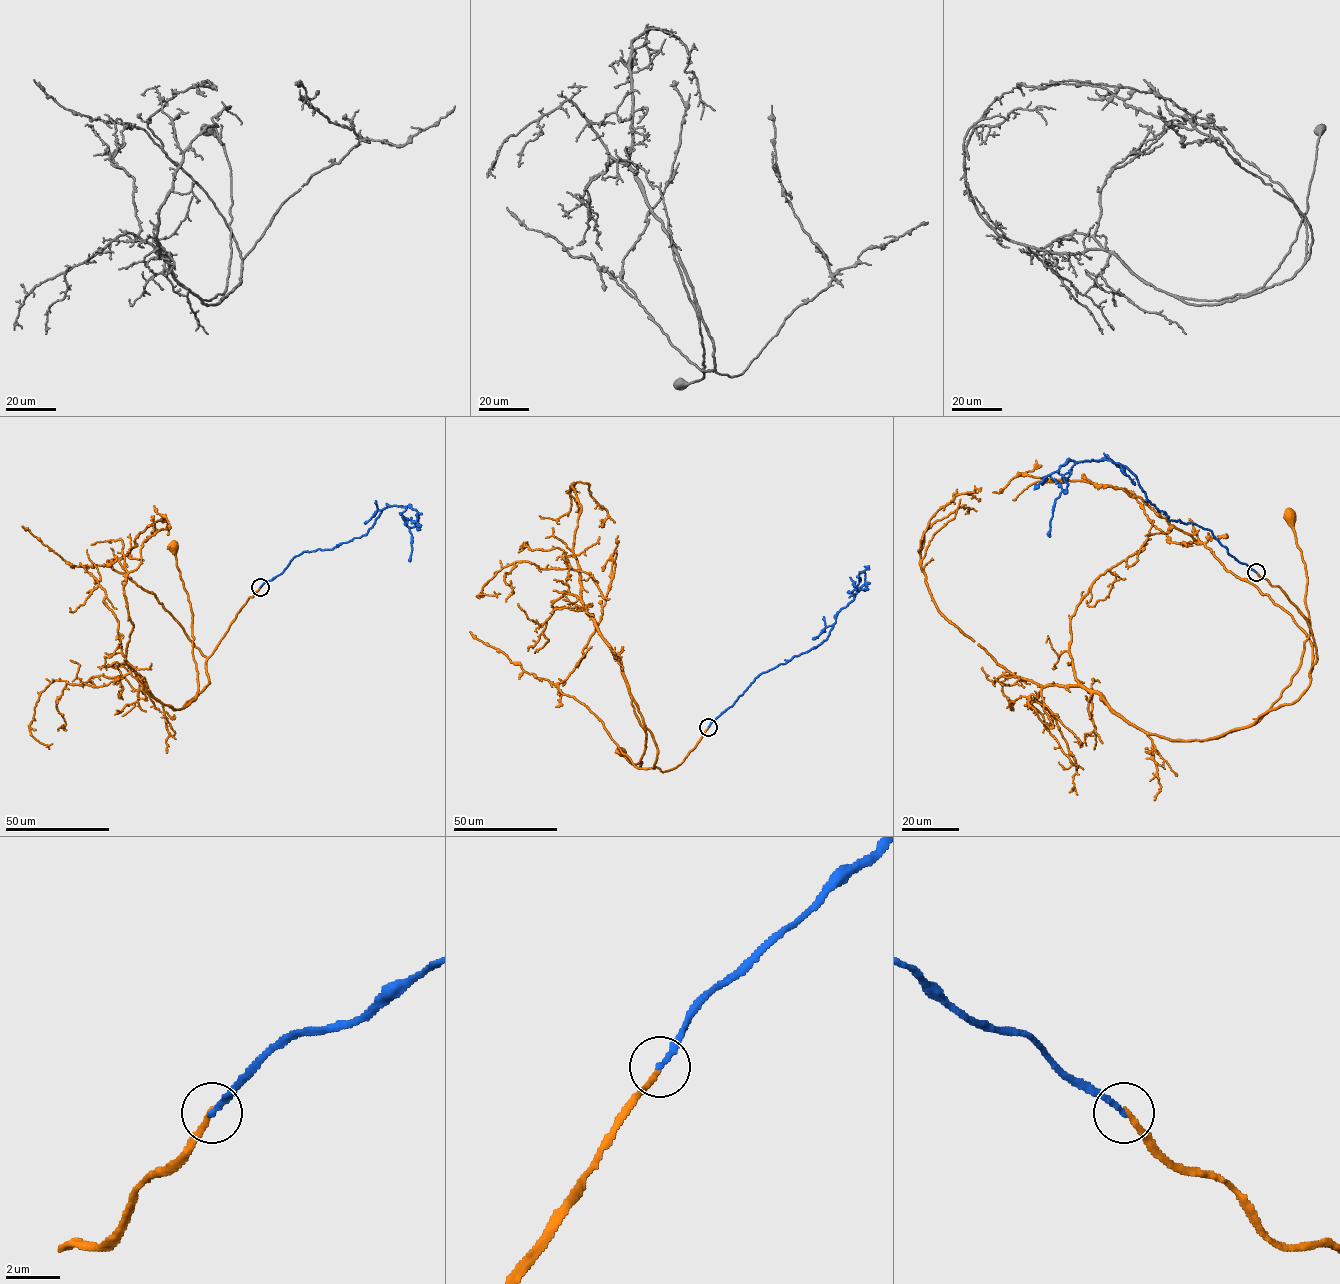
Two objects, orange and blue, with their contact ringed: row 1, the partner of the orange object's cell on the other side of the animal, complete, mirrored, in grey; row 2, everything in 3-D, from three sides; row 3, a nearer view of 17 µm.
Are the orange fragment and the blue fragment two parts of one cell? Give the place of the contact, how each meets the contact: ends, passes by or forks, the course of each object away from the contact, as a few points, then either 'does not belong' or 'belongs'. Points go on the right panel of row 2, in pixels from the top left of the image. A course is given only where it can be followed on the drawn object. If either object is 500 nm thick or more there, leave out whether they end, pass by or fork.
place (1256, 572); orange ends; blue ends; course orange (1256, 572), (1306, 620), (1317, 655), (1308, 688), (1258, 717), (1289, 684), (1309, 633), (1305, 565), (1291, 514); course blue (1256, 572), (1210, 530), (1170, 520), (1109, 460), (1058, 469), (1066, 489), (1050, 537); does not belong

